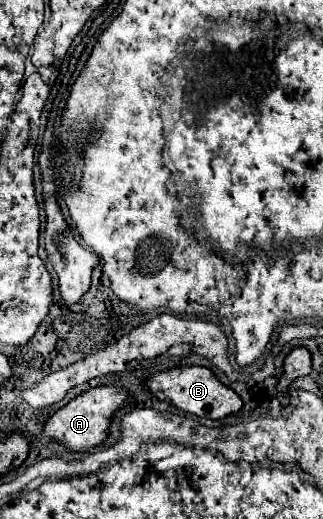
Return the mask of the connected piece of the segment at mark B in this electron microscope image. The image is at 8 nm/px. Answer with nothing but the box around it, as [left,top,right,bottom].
[148,367,242,419]

